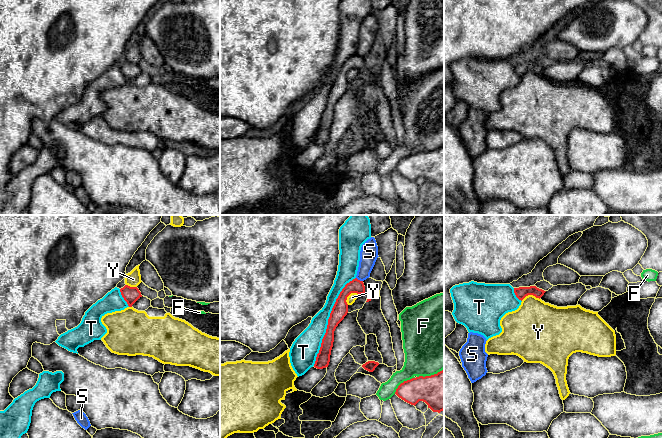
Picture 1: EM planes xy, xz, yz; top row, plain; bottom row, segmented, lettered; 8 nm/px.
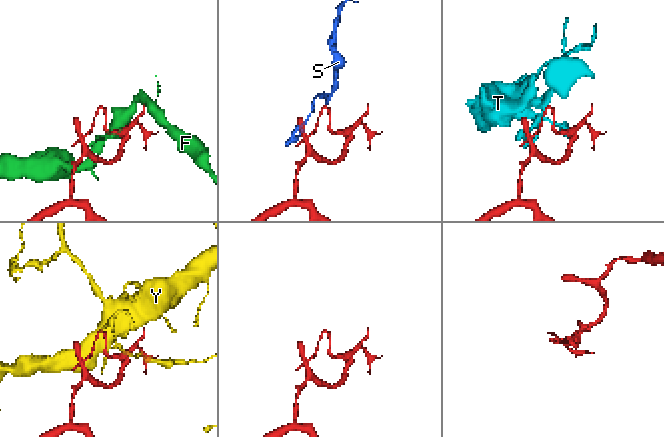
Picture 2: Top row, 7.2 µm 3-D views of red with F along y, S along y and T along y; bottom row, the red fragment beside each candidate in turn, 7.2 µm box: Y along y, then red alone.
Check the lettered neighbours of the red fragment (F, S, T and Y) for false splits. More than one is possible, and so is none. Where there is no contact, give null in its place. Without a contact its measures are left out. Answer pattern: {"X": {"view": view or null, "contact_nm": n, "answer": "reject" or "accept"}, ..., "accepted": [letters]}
{"F": {"view": "xz", "contact_nm": 220, "answer": "reject"}, "S": {"view": "xz", "contact_nm": 70, "answer": "reject"}, "T": {"view": "xz", "contact_nm": 800, "answer": "reject"}, "Y": {"view": "xz", "contact_nm": 130, "answer": "reject"}, "accepted": []}

